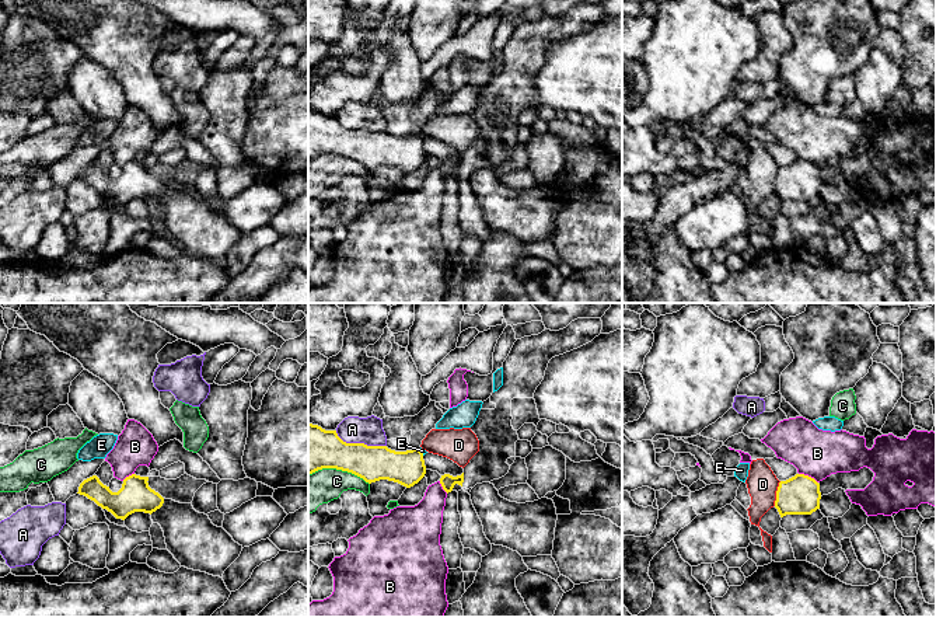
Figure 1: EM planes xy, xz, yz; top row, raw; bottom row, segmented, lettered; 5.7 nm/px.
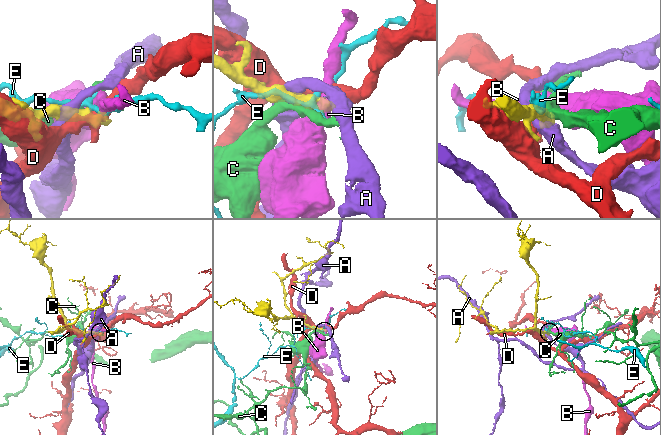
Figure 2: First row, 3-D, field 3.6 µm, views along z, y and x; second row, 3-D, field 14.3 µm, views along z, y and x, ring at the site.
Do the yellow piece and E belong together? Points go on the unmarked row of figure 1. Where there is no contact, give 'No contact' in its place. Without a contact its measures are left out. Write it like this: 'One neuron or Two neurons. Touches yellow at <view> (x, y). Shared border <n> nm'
Two neurons. Touches yellow at xz (421, 138). Shared border 50 nm

